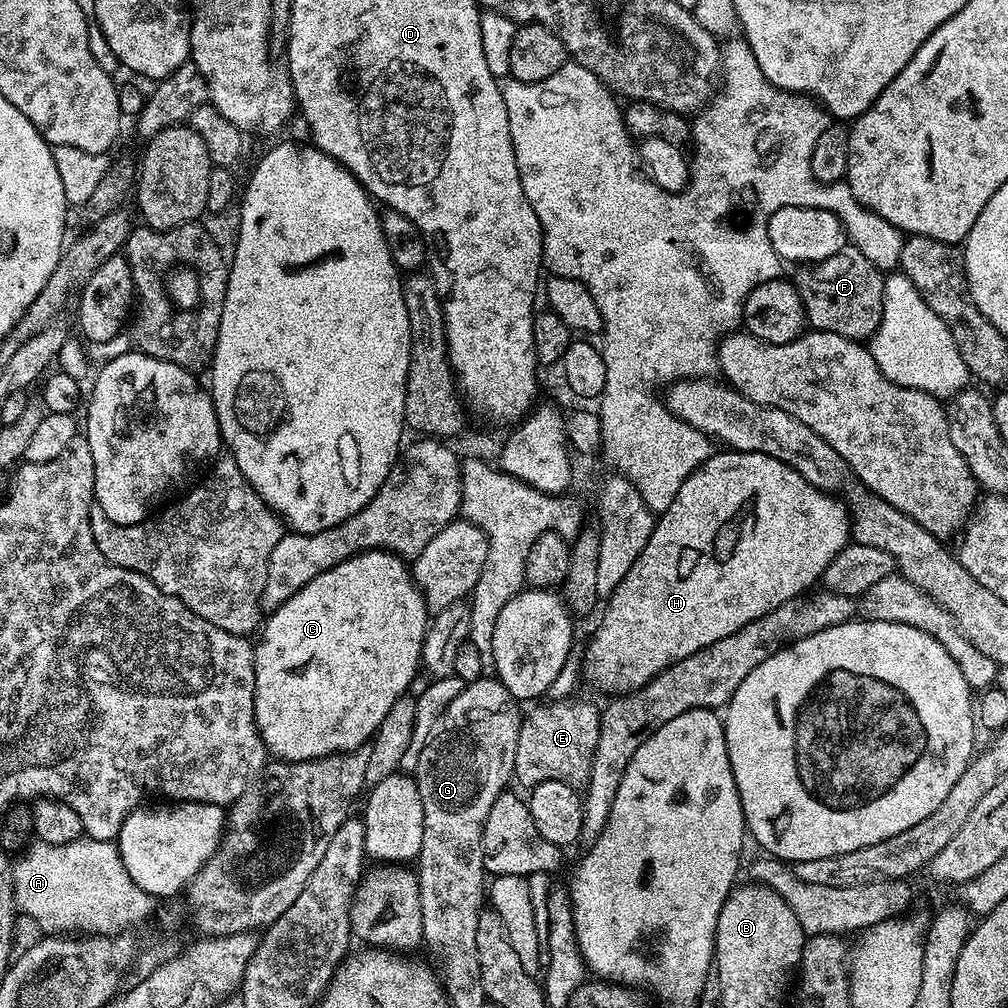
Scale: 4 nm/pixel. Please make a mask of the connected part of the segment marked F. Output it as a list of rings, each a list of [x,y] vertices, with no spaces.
[[[847,246],[840,253],[834,254],[825,260],[817,260],[811,265],[813,268],[804,268],[797,276],[794,283],[804,299],[804,314],[807,323],[817,332],[833,332],[844,336],[848,340],[867,341],[878,330],[884,313],[884,282],[885,273],[866,258],[859,248]]]

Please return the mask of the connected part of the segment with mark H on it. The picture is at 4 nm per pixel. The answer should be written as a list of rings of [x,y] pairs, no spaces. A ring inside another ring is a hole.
[[[733,450],[713,451],[712,456],[702,466],[698,466],[696,471],[682,482],[678,494],[674,494],[674,502],[656,516],[656,525],[650,534],[650,542],[642,546],[642,554],[630,566],[626,578],[618,582],[618,586],[613,590],[611,596],[607,597],[604,608],[604,617],[600,620],[600,625],[596,628],[596,633],[592,636],[592,641],[588,644],[588,653],[584,656],[584,676],[592,680],[596,688],[601,688],[608,694],[623,694],[633,692],[642,686],[646,686],[662,670],[666,670],[670,665],[682,662],[682,658],[690,658],[690,654],[698,654],[706,646],[726,638],[730,634],[740,632],[742,626],[762,618],[762,614],[770,614],[782,602],[790,602],[790,598],[805,595],[813,587],[812,583],[819,581],[824,575],[826,566],[840,553],[850,542],[850,512],[841,501],[835,500],[832,494],[820,488],[815,488],[806,481],[799,472],[790,466],[782,463],[778,458],[768,457],[762,453],[746,453]]]

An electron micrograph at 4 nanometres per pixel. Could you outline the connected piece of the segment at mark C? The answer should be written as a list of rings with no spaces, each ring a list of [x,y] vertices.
[[[369,550],[359,552],[351,556],[349,560],[338,562],[330,570],[318,574],[302,590],[298,590],[282,606],[278,606],[271,613],[272,616],[263,621],[262,633],[264,637],[260,645],[255,645],[256,665],[254,666],[254,714],[256,725],[260,731],[260,737],[264,747],[277,761],[287,762],[289,760],[317,760],[323,756],[334,756],[337,752],[355,752],[357,748],[365,747],[373,739],[376,731],[382,726],[382,720],[389,714],[391,706],[400,696],[409,691],[408,683],[416,676],[416,671],[421,671],[420,655],[424,645],[424,635],[428,629],[430,613],[424,595],[420,593],[420,587],[416,585],[409,565],[401,557],[395,556],[387,550]]]

